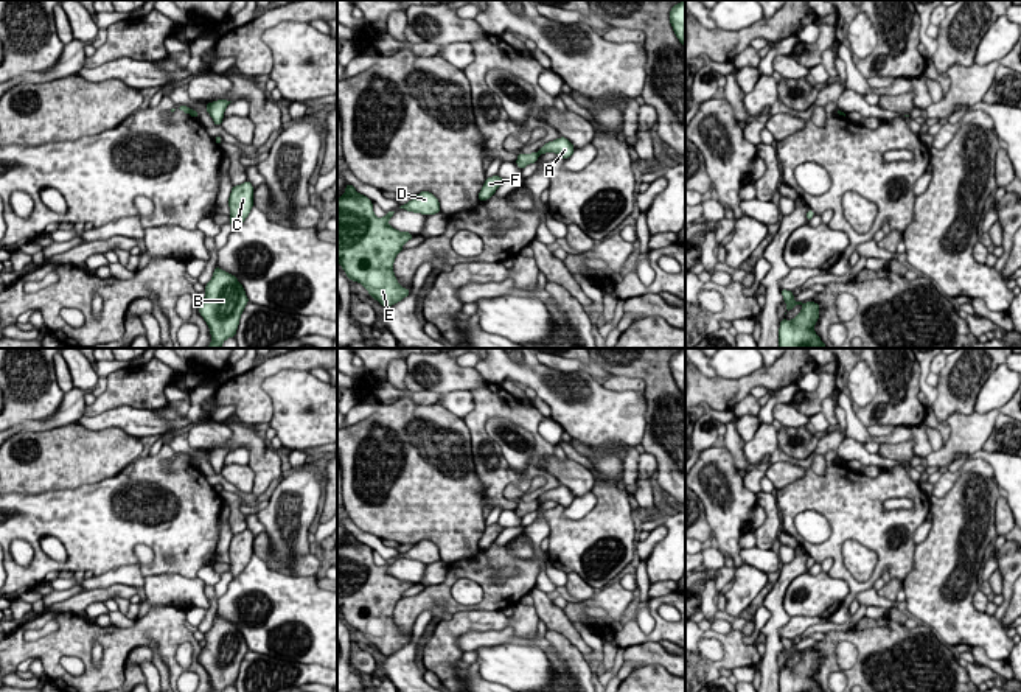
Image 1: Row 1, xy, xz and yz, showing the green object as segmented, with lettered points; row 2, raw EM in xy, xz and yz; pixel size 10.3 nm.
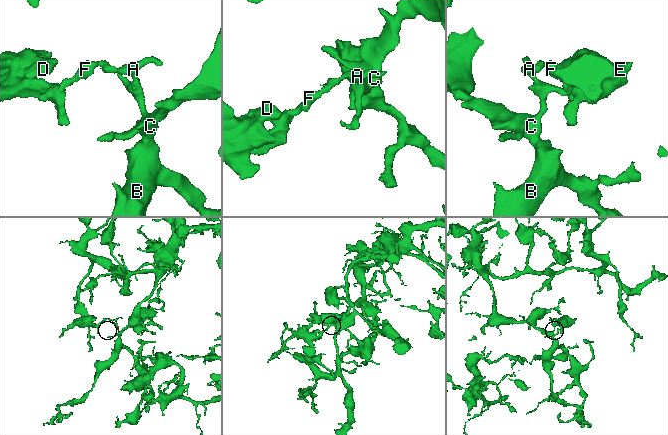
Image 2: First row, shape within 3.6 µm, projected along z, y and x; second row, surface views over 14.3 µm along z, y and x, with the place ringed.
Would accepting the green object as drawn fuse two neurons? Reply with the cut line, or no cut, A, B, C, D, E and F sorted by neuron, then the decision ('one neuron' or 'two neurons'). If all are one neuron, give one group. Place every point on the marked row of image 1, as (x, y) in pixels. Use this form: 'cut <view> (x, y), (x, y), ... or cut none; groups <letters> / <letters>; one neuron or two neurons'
cut yz (836, 109), (839, 114); groups A B C / D E F; two neurons

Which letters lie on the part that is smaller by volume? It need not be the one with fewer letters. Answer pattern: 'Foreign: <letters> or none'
Foreign: D, E, F

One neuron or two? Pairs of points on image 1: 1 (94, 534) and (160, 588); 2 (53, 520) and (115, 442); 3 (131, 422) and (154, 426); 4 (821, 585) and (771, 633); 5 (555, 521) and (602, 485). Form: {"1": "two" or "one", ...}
{"1": "two", "2": "two", "3": "one", "4": "two", "5": "one"}

